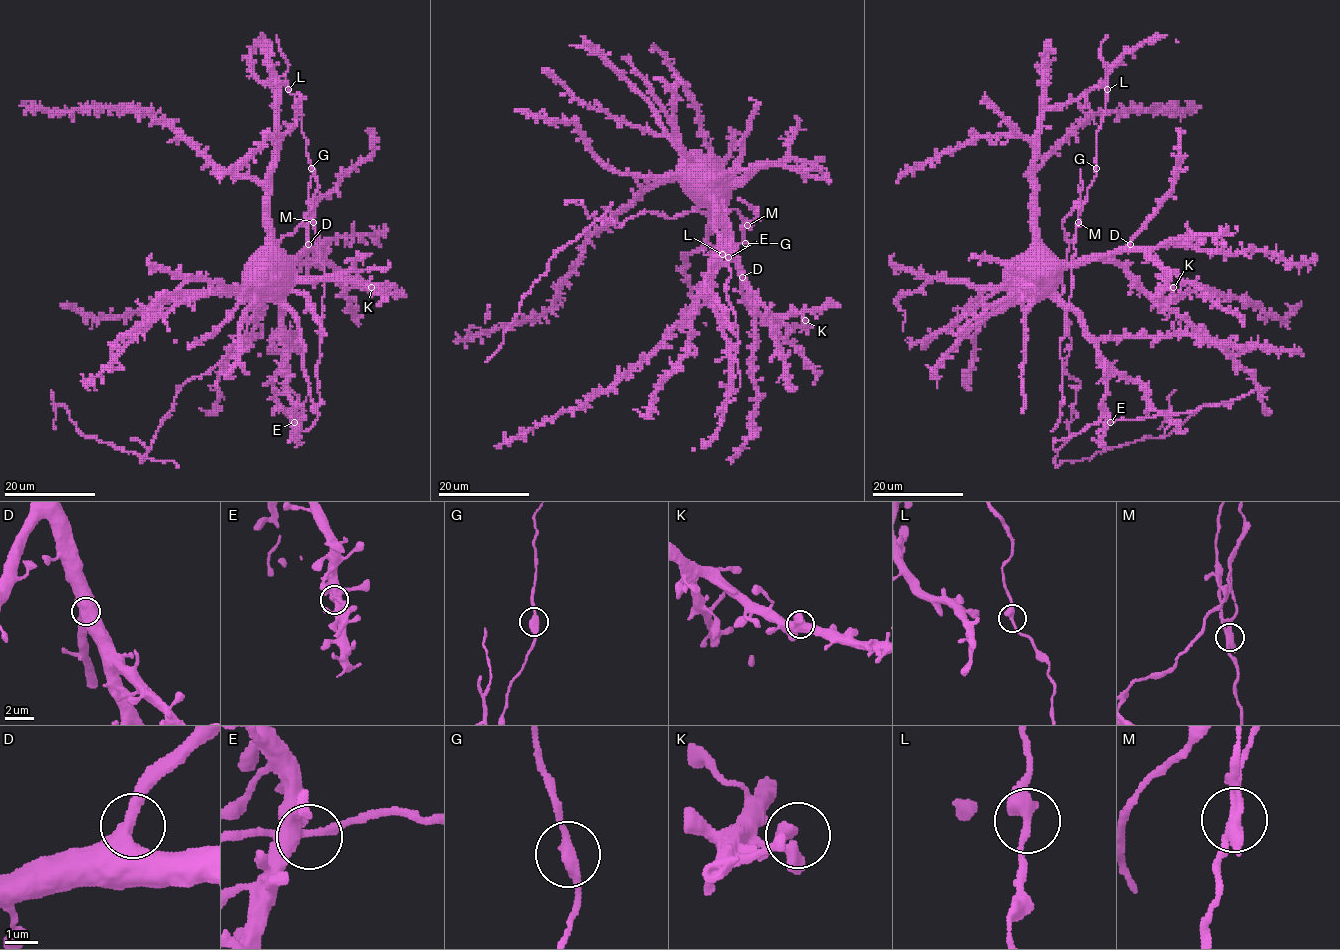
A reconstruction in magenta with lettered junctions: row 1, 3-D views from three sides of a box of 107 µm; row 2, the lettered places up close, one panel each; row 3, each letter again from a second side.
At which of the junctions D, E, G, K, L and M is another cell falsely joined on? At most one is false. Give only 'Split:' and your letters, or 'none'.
Split: M

